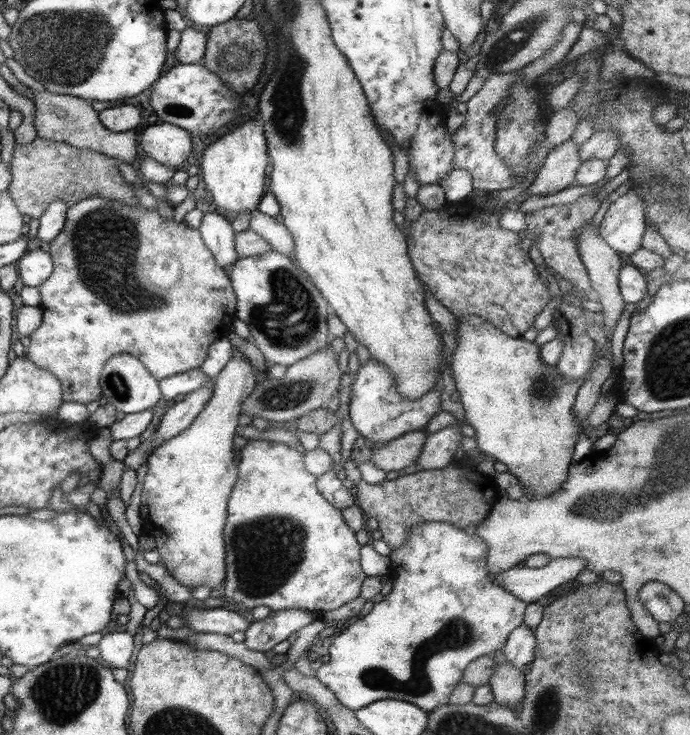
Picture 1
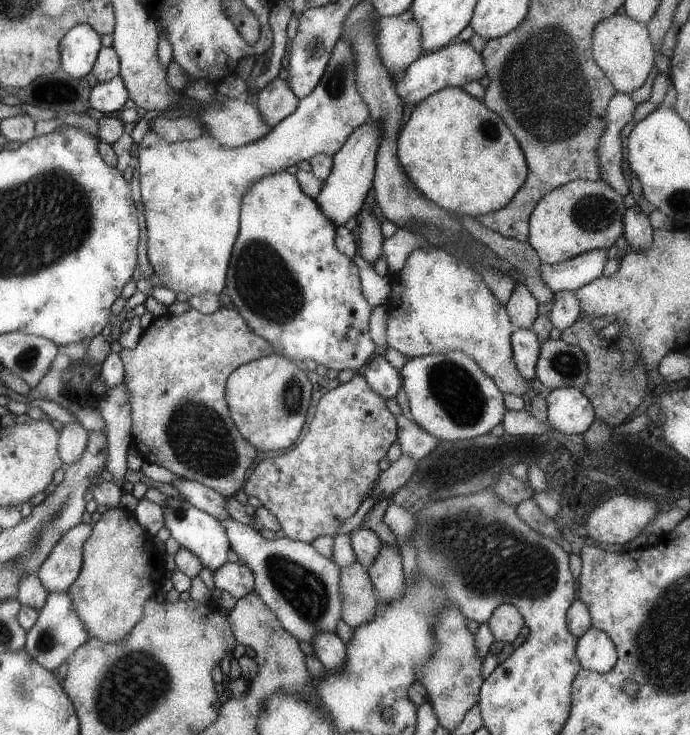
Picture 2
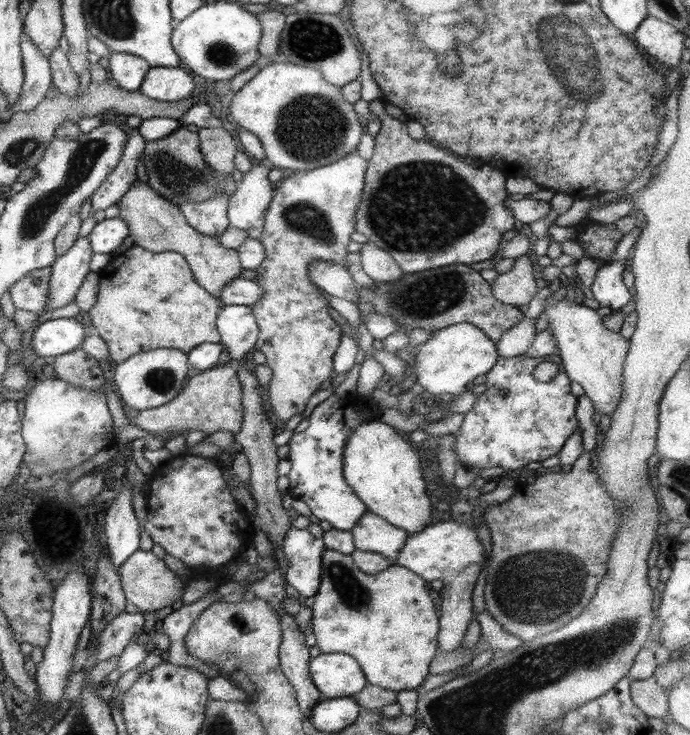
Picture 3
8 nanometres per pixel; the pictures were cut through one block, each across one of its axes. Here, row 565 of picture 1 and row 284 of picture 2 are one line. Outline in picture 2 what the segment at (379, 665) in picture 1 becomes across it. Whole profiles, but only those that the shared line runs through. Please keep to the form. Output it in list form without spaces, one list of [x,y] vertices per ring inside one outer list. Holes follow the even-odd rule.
[[[423,247],[412,250],[404,260],[401,270],[393,276],[387,300],[385,336],[391,346],[406,359],[461,352],[466,354],[495,383],[501,394],[522,396],[530,393],[528,381],[519,374],[513,362],[510,336],[514,331],[505,307],[501,306],[487,288],[481,275],[468,267],[462,259],[456,259],[445,251],[426,251]]]

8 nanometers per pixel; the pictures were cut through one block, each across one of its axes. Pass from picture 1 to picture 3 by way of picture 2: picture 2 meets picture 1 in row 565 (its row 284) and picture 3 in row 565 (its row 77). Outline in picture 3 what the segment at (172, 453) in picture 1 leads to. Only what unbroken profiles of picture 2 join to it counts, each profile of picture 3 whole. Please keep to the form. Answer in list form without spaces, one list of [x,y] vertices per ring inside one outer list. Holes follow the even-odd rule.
[[[323,548],[321,552],[319,580],[310,617],[311,632],[319,652],[352,656],[370,685],[395,692],[417,688],[428,675],[429,663],[438,650],[438,618],[425,581],[414,572],[395,563],[375,575],[368,575],[354,565],[351,555],[344,555],[329,548]]]

